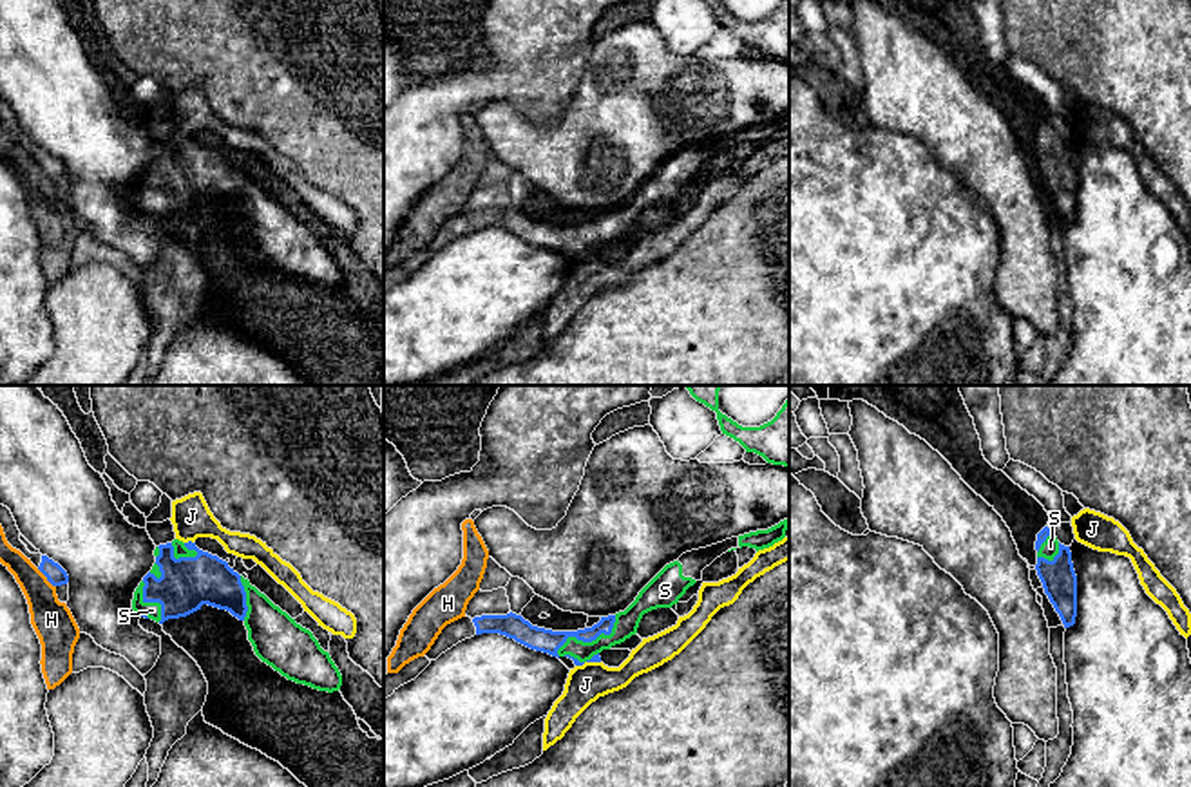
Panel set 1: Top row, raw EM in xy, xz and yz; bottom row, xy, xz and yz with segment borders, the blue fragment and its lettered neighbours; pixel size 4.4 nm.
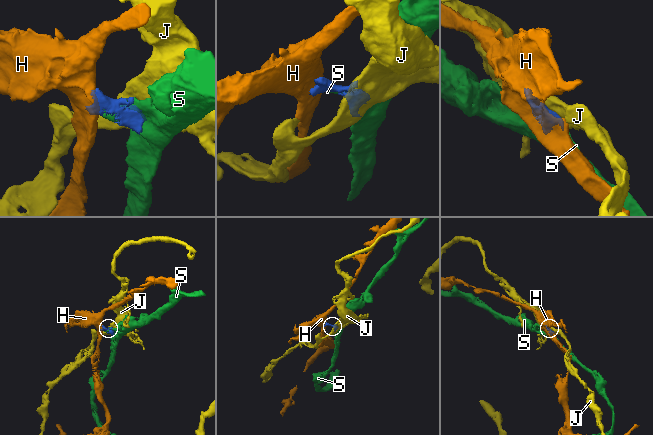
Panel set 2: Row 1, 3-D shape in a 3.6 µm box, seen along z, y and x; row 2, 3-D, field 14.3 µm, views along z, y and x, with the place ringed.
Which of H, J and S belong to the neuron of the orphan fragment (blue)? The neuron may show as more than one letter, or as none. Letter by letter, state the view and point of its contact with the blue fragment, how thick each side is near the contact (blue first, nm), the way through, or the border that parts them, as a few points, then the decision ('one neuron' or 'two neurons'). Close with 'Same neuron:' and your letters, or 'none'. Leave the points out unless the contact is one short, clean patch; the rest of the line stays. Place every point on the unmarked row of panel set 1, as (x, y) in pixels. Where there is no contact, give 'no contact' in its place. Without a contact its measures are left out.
H: meets blue in xy at (46, 170); 90 nm thick on the blue side, 180 nm on the other; border along xy (37, 163), (55, 181); two neurons
J: meets blue in xy at (189, 136); 240 nm thick on the blue side, 180 nm on the other; two neurons
S: meets blue in xz at (589, 236); 110 nm thick on the blue side, 110 nm on the other; one neuron
Same neuron: S

